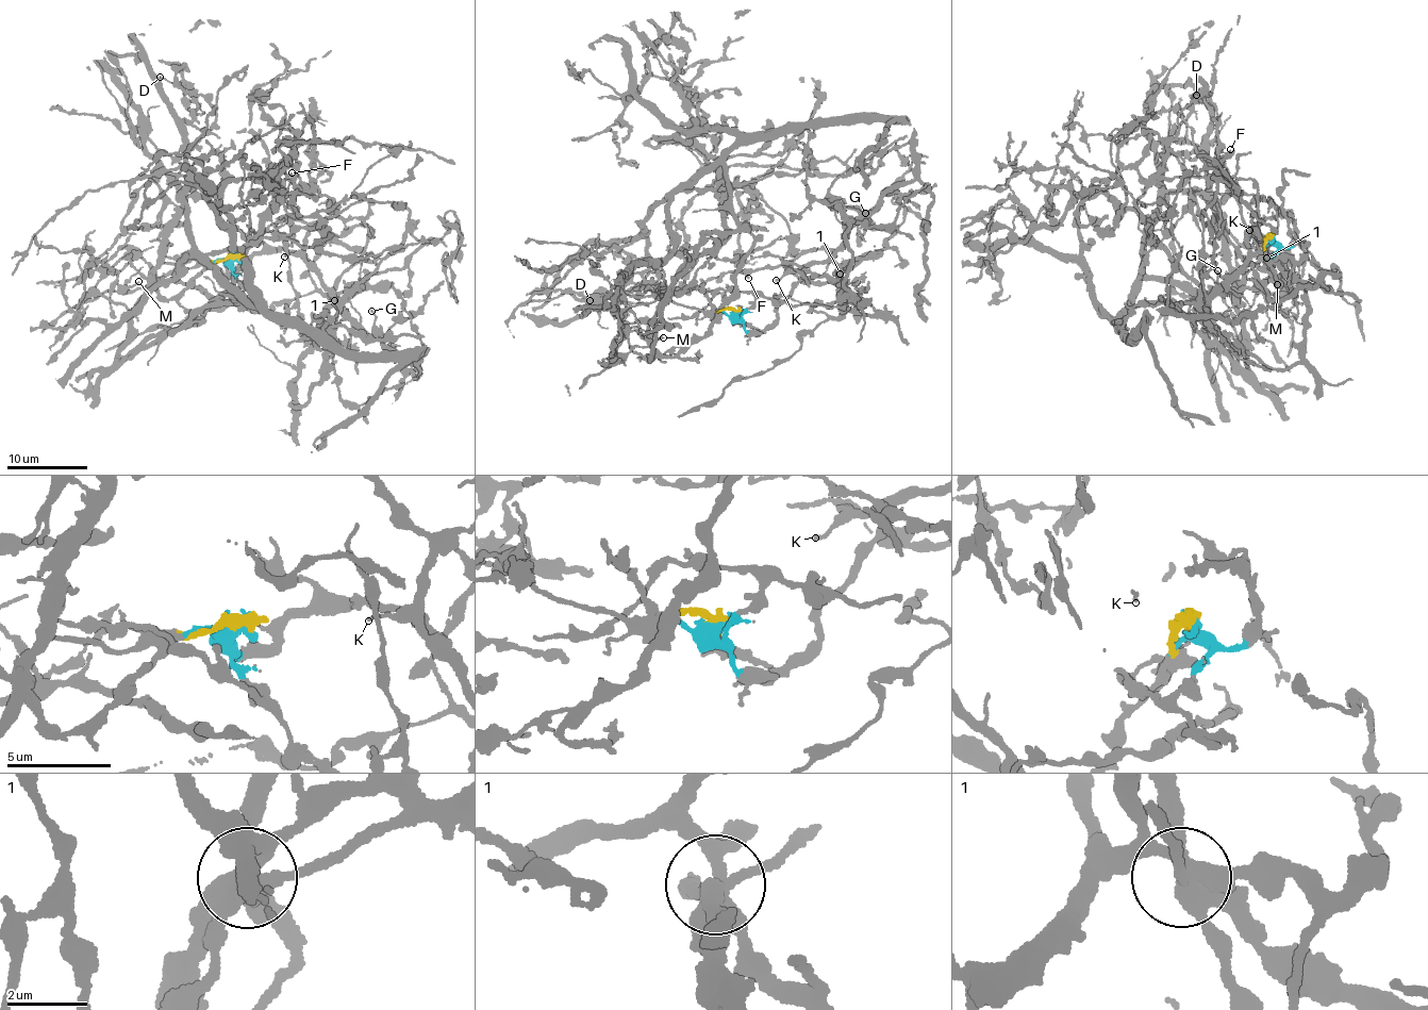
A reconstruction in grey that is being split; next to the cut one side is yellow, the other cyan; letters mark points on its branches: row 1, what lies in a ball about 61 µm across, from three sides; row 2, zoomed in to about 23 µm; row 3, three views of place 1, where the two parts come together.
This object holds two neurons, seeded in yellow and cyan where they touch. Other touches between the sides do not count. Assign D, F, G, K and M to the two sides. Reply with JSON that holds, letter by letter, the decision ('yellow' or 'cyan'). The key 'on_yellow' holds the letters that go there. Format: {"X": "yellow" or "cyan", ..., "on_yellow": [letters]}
{"D": "cyan", "F": "cyan", "G": "cyan", "K": "cyan", "M": "cyan", "on_yellow": []}

